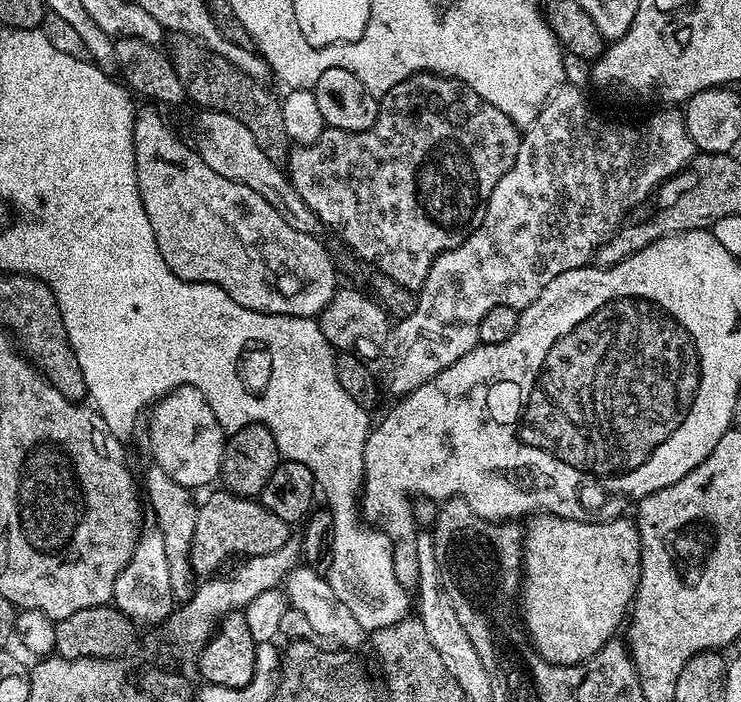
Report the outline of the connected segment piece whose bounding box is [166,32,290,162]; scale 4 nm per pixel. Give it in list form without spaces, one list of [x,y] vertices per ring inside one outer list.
[[[181,32],[167,33],[166,51],[189,101],[201,104],[201,109],[225,112],[238,118],[238,122],[242,122],[242,126],[246,126],[246,130],[250,130],[250,134],[254,134],[254,138],[264,145],[264,152],[271,160],[287,161],[290,144],[280,100],[272,97],[261,81],[250,78],[245,72],[234,67],[225,56],[211,52],[205,44]]]

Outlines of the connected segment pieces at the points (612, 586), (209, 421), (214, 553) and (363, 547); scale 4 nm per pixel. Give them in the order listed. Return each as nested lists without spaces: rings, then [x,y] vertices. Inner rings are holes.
[[[536,514],[527,521],[524,528],[524,562],[522,565],[522,583],[518,597],[518,612],[522,617],[522,627],[528,633],[528,639],[552,664],[580,664],[590,659],[606,642],[610,642],[617,635],[616,632],[625,623],[629,615],[632,601],[636,599],[636,588],[640,585],[640,535],[636,529],[636,521],[632,518],[617,518],[607,522],[593,522],[590,520],[567,520],[561,516]]]
[[[192,384],[173,387],[172,392],[151,405],[152,417],[148,420],[148,444],[152,447],[155,467],[166,470],[174,482],[186,486],[190,490],[204,488],[207,484],[220,480],[220,467],[224,453],[226,433],[214,418],[214,410],[210,410],[210,402]]]
[[[227,490],[219,491],[206,497],[204,504],[202,500],[196,510],[194,538],[190,550],[193,573],[212,574],[227,556],[265,556],[289,543],[290,525],[282,522],[278,514],[270,514],[270,510],[266,510],[266,506],[262,506],[259,499],[234,496]]]
[[[348,506],[344,514],[332,516],[333,561],[326,573],[330,590],[338,594],[339,600],[350,609],[354,618],[358,618],[364,629],[394,626],[394,622],[409,615],[410,592],[399,584],[398,577],[394,574],[395,554],[391,537],[386,532],[381,532],[379,527],[365,526],[358,506]]]

